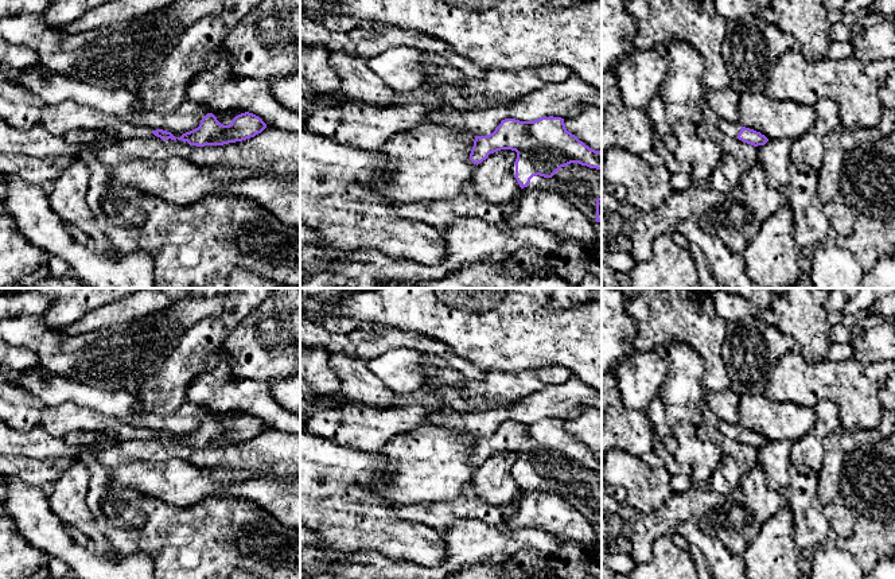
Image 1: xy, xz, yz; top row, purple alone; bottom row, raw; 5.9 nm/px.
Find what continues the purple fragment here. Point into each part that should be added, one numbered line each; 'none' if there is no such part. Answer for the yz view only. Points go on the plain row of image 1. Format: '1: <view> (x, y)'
1: yz (731, 431)

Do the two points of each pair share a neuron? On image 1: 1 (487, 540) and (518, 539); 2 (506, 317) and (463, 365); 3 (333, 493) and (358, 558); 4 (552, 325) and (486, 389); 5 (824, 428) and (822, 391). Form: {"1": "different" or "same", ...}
{"1": "same", "2": "different", "3": "different", "4": "different", "5": "different"}

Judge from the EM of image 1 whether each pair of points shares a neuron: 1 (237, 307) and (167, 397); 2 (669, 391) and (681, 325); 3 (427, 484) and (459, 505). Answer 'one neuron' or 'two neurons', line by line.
1: one neuron
2: two neurons
3: two neurons

